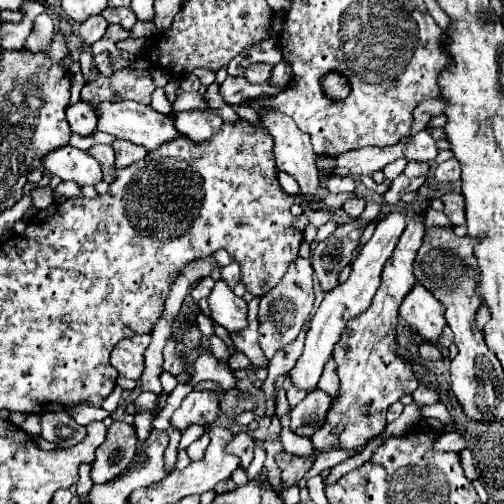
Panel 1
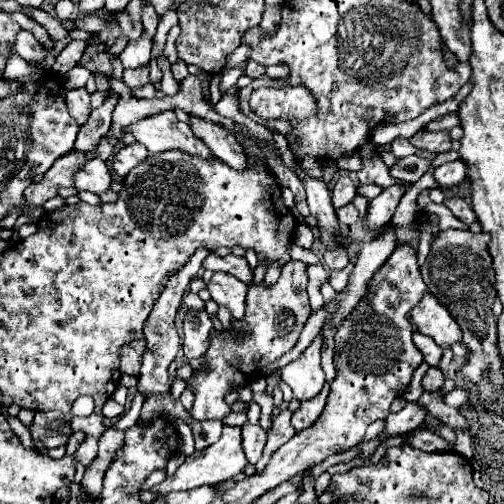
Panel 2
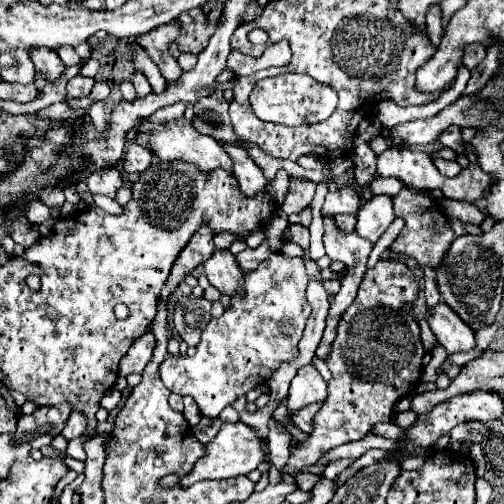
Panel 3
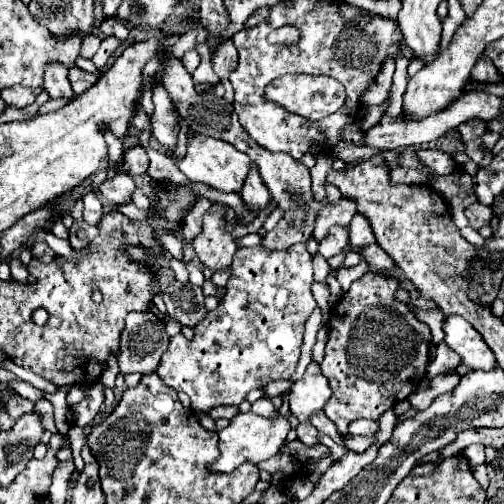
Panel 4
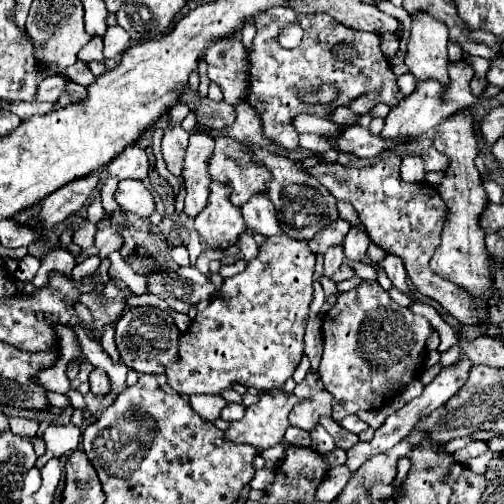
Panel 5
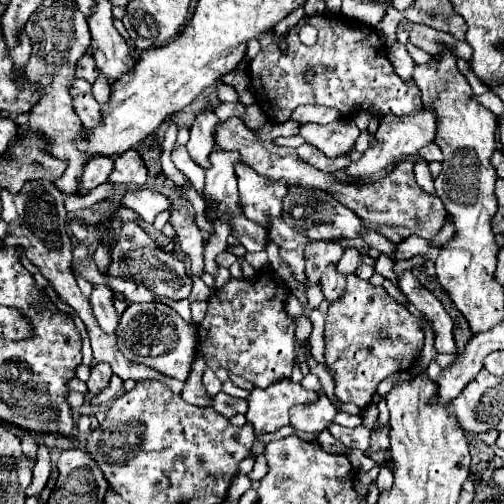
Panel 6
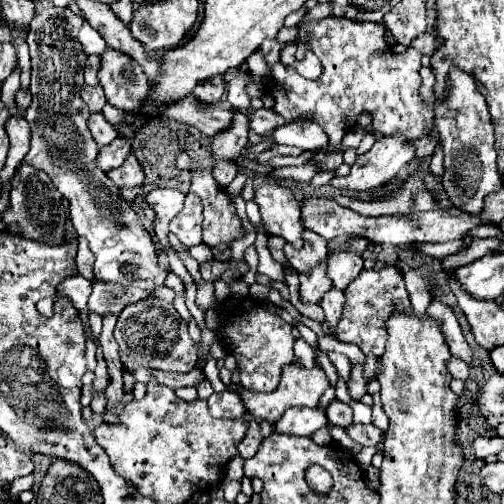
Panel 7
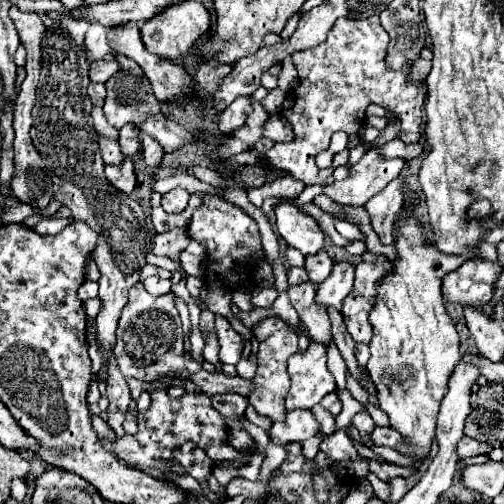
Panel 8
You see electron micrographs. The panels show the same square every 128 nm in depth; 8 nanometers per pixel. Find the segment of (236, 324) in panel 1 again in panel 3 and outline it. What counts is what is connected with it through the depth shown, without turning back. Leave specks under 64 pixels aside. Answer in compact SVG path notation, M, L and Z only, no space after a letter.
M214 250L214 254L204 262L204 274L222 294L232 296L240 292L242 270L230 250Z

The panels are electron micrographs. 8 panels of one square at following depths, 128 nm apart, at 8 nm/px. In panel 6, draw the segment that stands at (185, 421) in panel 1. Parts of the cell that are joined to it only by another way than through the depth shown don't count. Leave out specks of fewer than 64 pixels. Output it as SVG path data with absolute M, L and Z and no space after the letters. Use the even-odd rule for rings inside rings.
M296 248L296 250L280 250L280 256L292 268L294 276L298 278L298 282L304 284L304 254L302 254L302 248ZM260 270L256 278L252 280L236 280L228 282L226 286L218 288L208 298L208 312L198 328L198 352L206 356L206 364L216 370L220 364L228 368L232 374L242 376L244 380L252 382L258 388L268 388L268 384L274 384L280 380L280 376L286 376L286 372L292 372L294 364L294 324L286 314L284 300L288 296L288 286L276 278L276 274L270 270Z

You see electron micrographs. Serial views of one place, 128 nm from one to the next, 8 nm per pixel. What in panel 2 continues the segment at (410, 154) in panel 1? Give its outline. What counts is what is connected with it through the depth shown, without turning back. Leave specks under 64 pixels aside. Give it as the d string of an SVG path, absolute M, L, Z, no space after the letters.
M420 130L418 134L414 134L414 136L412 136L412 144L414 144L416 148L430 150L430 152L434 152L434 154L452 150L452 138L450 138L448 130L440 130L440 132Z

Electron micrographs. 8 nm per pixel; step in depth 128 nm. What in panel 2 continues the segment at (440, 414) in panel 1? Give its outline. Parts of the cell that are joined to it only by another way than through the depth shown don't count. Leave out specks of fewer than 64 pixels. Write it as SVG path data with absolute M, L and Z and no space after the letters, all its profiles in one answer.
M455 430L456 443L455 451L466 459L472 459L474 455L474 449L472 448L472 441L469 432L465 430Z

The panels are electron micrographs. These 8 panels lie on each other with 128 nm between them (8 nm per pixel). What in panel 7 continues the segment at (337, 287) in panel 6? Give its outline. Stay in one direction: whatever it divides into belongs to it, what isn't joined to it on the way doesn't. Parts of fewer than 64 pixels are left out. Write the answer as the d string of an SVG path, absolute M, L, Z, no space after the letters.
M332 288L330 292L326 292L326 296L320 302L320 306L324 310L324 324L330 328L332 334L336 334L336 326L340 322L342 308L344 308L344 292Z

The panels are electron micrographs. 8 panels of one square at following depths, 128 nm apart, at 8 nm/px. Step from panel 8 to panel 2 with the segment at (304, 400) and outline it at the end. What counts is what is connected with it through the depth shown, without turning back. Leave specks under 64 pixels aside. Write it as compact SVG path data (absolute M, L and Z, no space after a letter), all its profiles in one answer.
M224 426L222 430L222 438L218 442L214 442L212 446L204 448L202 452L194 452L192 456L188 456L184 460L184 464L176 470L176 474L172 478L166 478L162 484L156 484L152 488L152 492L156 492L158 496L164 496L168 492L178 492L178 490L188 490L188 488L196 488L196 486L204 486L204 484L216 484L216 482L224 482L230 480L238 474L244 472L248 464L248 458L244 454L242 448L242 434L240 428L230 428Z

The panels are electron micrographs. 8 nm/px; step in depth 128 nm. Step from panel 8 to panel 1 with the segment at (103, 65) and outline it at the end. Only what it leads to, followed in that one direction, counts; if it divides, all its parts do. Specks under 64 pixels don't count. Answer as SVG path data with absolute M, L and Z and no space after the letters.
M84 100L70 104L66 110L66 118L70 122L72 132L76 132L80 136L90 136L96 130L98 118L94 116L94 110L90 108L90 104L86 104Z

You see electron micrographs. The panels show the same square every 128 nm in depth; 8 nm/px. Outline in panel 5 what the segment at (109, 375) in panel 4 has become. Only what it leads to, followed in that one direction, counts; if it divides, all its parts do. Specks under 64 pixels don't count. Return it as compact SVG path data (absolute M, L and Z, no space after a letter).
M115 323L107 324L104 327L101 340L104 351L110 356L112 361L119 362L120 355L115 344Z

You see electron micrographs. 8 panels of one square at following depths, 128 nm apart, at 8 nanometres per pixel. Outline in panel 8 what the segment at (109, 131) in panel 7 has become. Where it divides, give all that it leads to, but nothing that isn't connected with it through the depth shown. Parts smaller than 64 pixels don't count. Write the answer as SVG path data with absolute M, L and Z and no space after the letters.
M100 138L100 152L102 152L102 160L106 164L122 164L126 158L120 150L120 144L116 140L110 140L110 138Z

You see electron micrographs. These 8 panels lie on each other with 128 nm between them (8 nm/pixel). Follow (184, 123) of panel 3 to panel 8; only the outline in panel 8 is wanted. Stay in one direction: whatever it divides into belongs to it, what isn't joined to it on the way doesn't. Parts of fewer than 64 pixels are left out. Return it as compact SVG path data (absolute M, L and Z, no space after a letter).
M294 204L276 206L276 230L292 248L298 248L304 256L316 254L326 246L326 236L318 222L312 216L302 214Z

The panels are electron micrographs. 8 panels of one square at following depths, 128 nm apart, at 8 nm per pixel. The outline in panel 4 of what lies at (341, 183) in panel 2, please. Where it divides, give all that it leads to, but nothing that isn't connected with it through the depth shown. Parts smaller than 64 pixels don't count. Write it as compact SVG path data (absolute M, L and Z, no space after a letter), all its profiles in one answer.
M342 198L336 204L326 202L324 212L320 212L320 220L316 220L316 228L314 228L312 238L316 242L322 242L328 236L328 230L332 226L344 226L346 228L350 224L354 212L356 212L356 204L352 200Z

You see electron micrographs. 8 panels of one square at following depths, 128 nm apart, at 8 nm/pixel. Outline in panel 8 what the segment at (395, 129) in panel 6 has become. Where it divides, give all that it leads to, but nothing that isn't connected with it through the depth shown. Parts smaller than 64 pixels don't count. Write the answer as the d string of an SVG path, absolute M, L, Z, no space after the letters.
M368 150L342 182L330 182L324 186L324 194L338 204L364 206L376 196L388 182L392 182L404 166L404 160L382 160L376 150Z

